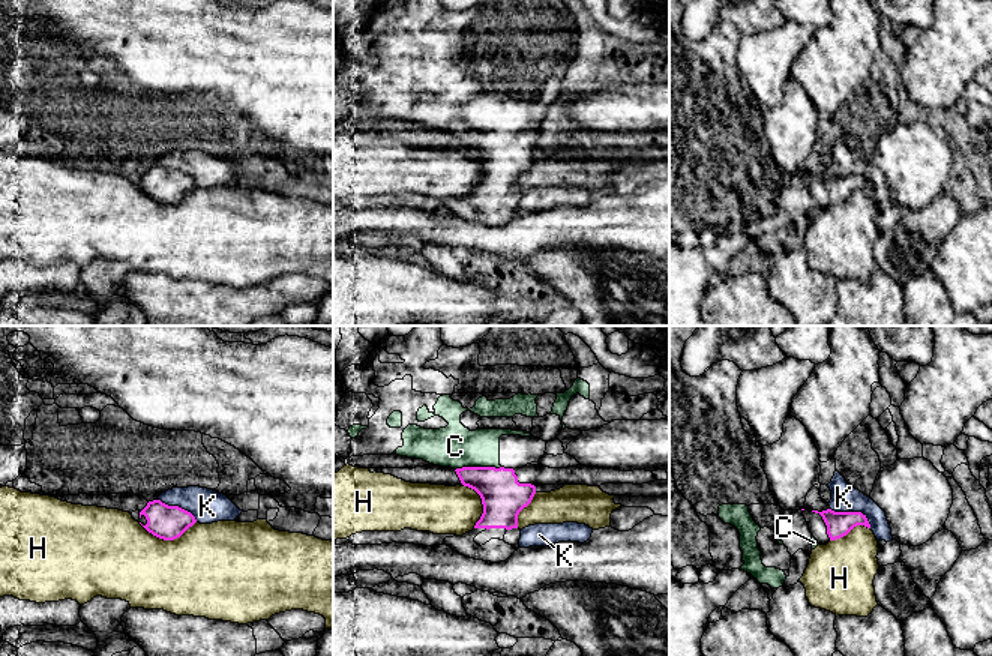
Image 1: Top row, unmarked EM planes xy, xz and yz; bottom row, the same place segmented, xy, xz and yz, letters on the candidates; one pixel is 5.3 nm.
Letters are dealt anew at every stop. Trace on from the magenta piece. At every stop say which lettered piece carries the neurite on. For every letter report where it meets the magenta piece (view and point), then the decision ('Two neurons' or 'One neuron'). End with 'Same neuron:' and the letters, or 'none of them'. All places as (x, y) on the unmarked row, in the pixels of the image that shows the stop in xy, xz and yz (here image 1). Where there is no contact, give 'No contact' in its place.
C: Touches magenta at xz (477, 131). One neuron
H: Touches magenta at xy (167, 203). Two neurons
K: Touches magenta at yz (853, 176). Two neurons
Same neuron: C

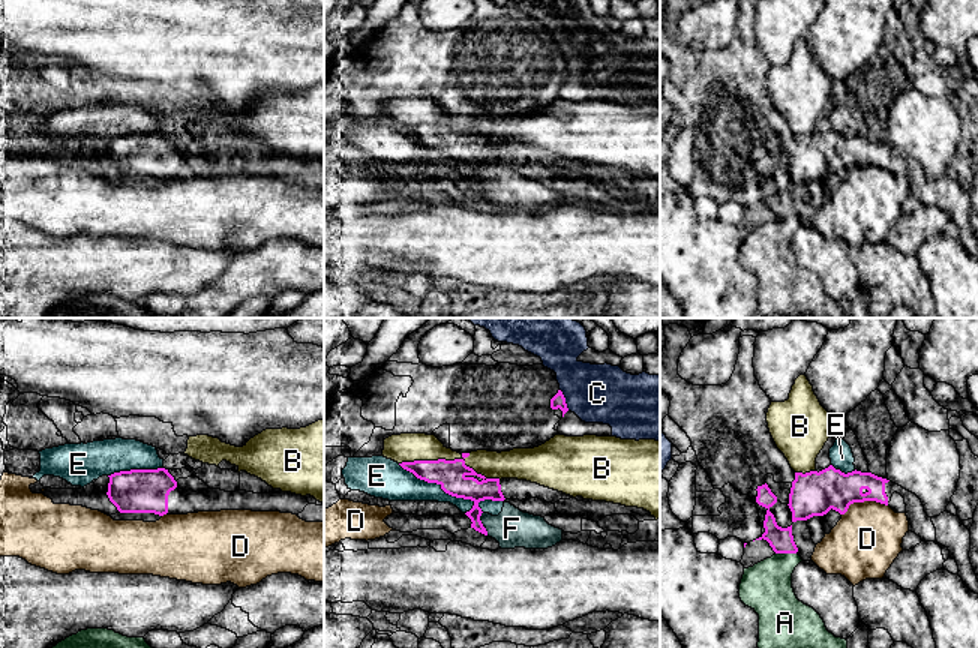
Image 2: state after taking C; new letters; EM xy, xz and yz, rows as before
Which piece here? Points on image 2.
A: Touches magenta at yz (786, 216). Two neurons
B: Touches magenta at xz (450, 125). Two neurons
C: Touches magenta at xz (564, 63). Two neurons
D: Touches magenta at yz (863, 165). Two neurons
E: Touches magenta at xz (438, 147). Two neurons
F: Touches magenta at xz (482, 188). Two neurons
Same neuron: none of them

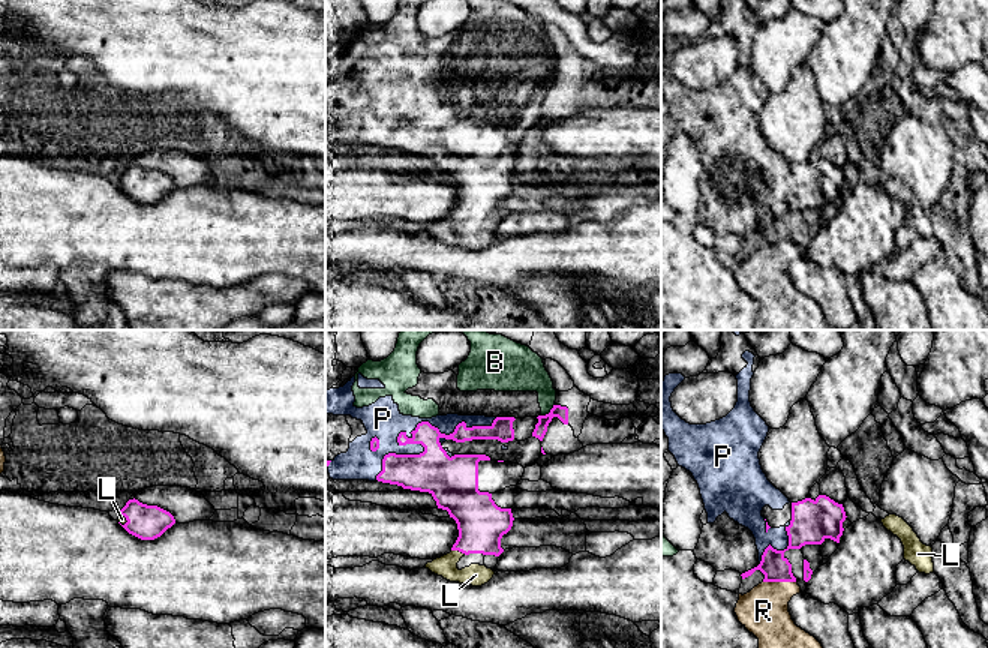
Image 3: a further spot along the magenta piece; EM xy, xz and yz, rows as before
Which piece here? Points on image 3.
B: Touches magenta at xz (550, 75). One neuron
L: Touches magenta at xz (459, 215). One neuron
P: Touches magenta at xz (402, 96). One neuron
R: Touches magenta at yz (780, 245). Two neurons
Same neuron: B, L, P

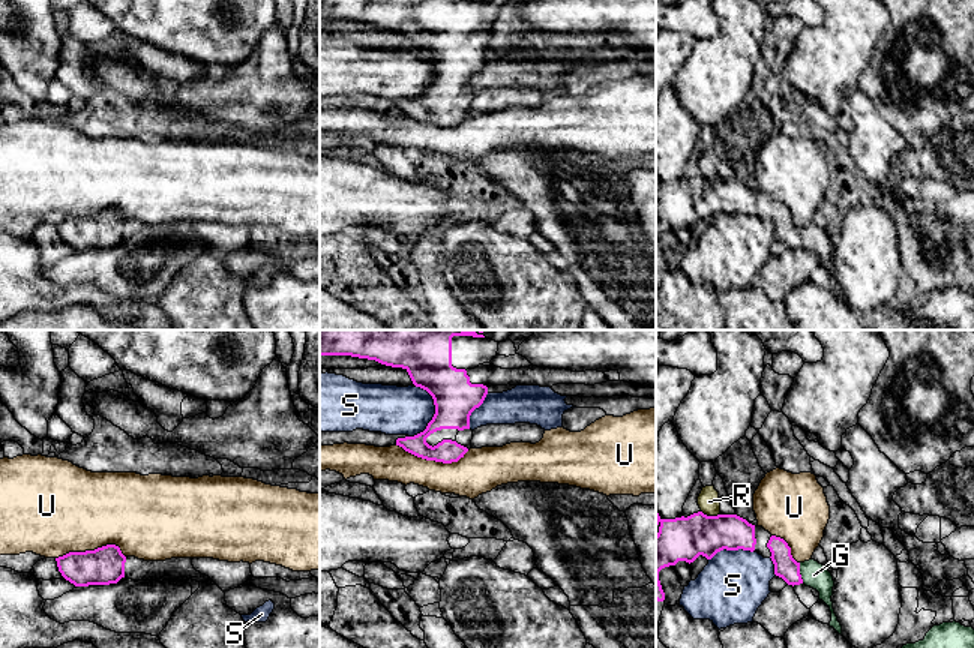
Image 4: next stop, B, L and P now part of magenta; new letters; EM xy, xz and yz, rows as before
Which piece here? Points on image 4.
G: Touches magenta at yz (799, 237). One neuron
R: Touches magenta at yz (710, 180). Two neurons
S: Touches magenta at xz (434, 78). Two neurons
U: Touches magenta at xz (432, 123). Two neurons
Same neuron: G

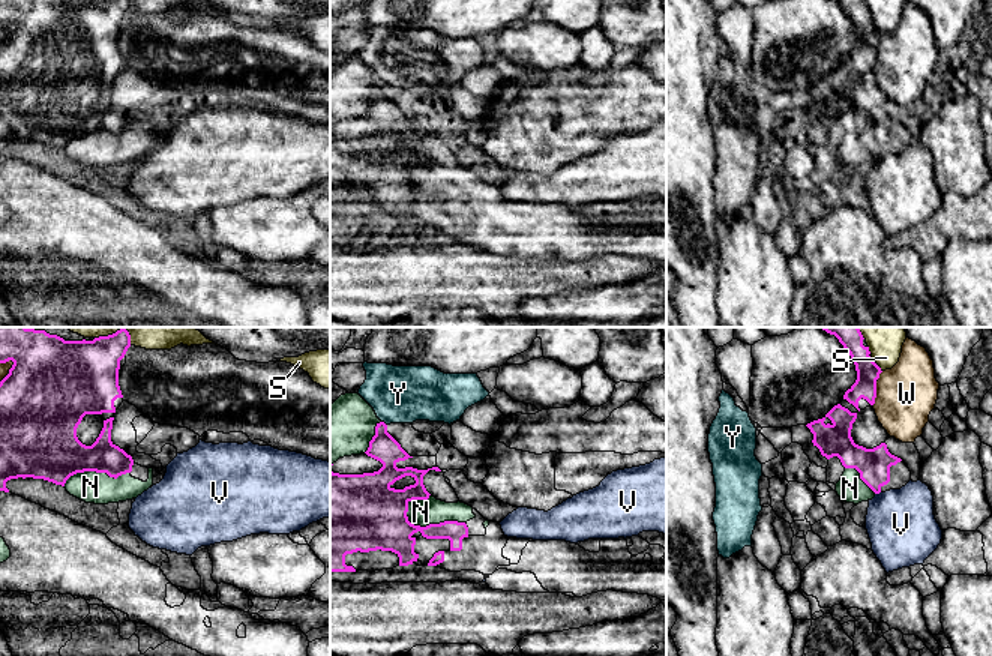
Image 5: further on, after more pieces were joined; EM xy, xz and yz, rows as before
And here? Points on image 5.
N: Touches magenta at xz (428, 189). Two neurons
S: Touches magenta at yz (877, 29). Two neurons
V: Touches magenta at yz (877, 156). Two neurons
W: Touches magenta at yz (875, 57). Two neurons
Y: Touches magenta at xz (384, 87). Two neurons
Same neuron: none of them

